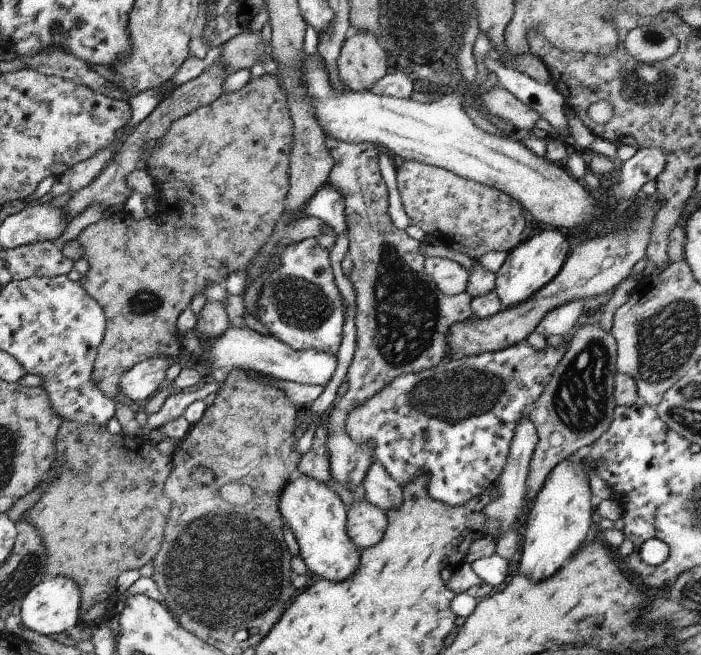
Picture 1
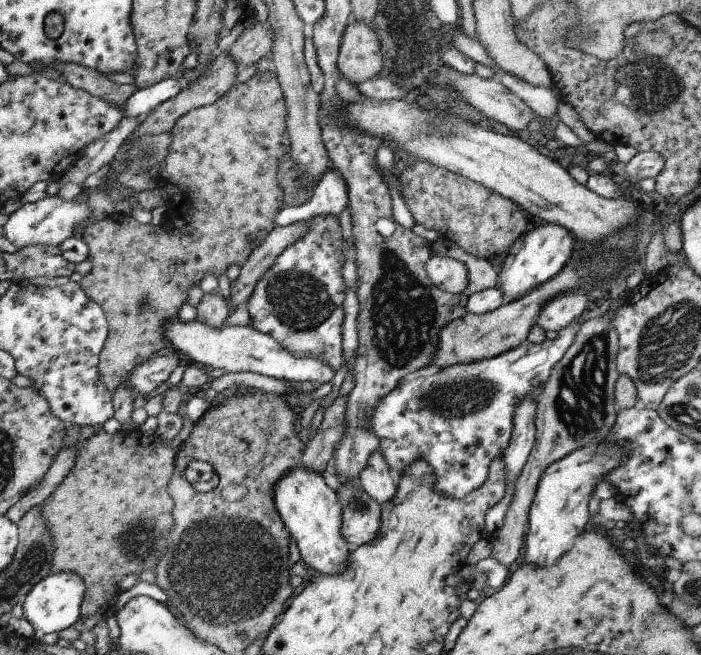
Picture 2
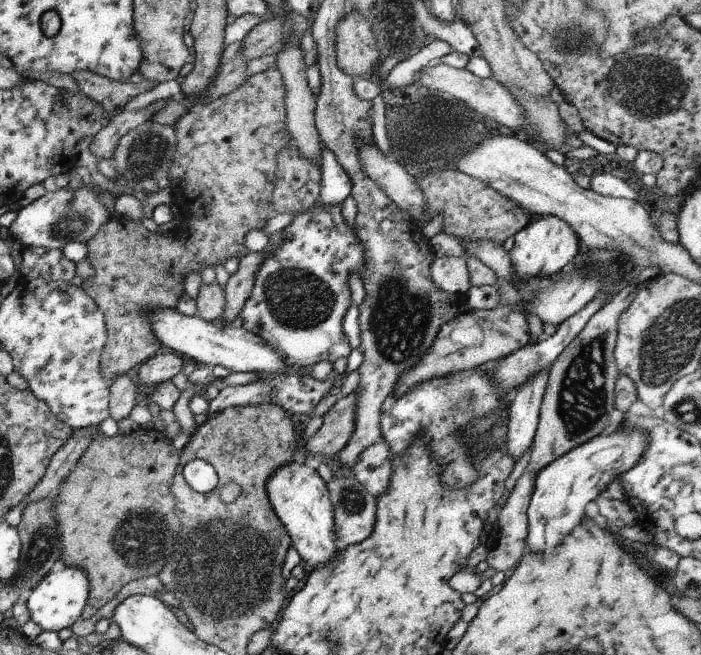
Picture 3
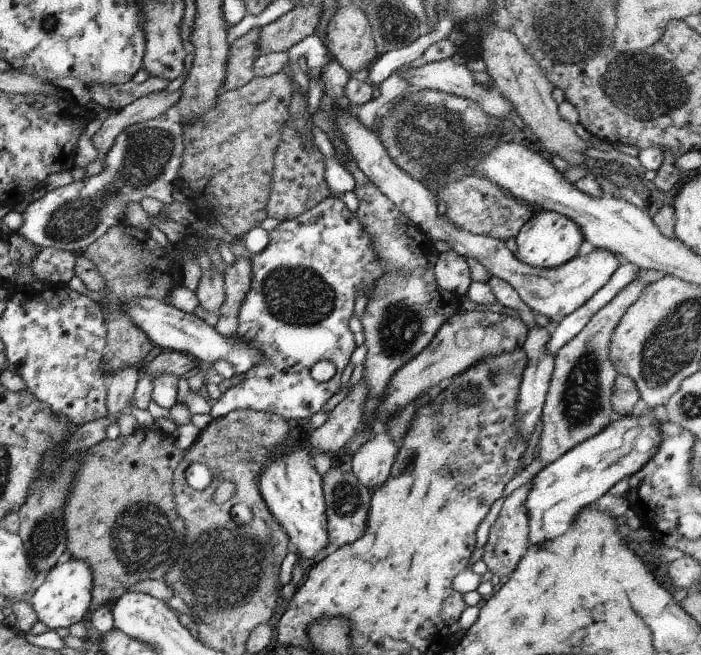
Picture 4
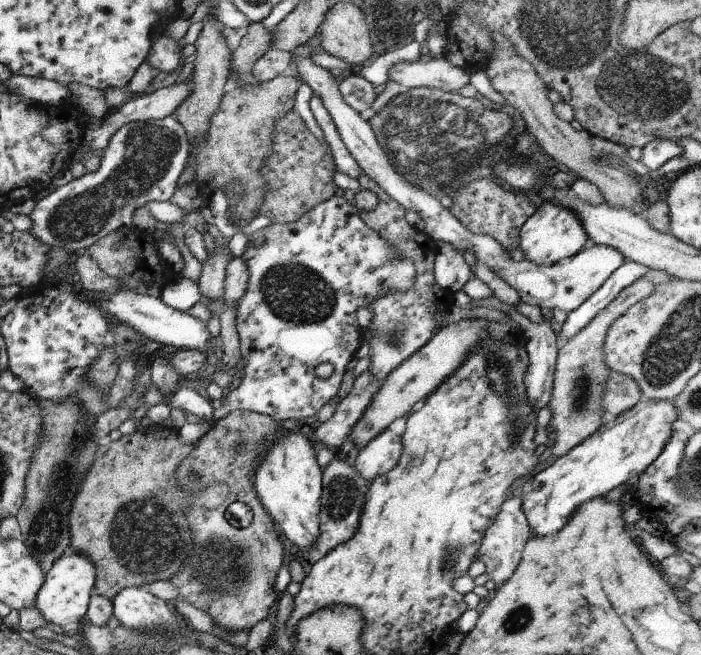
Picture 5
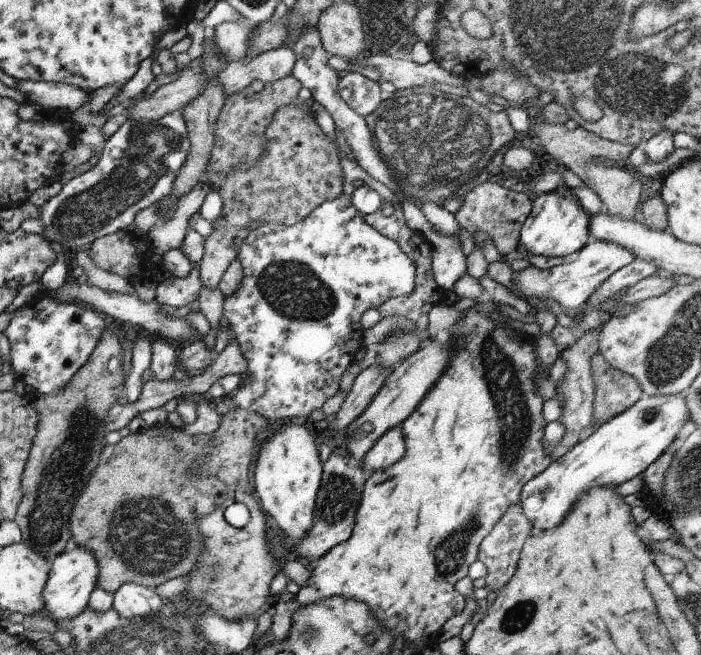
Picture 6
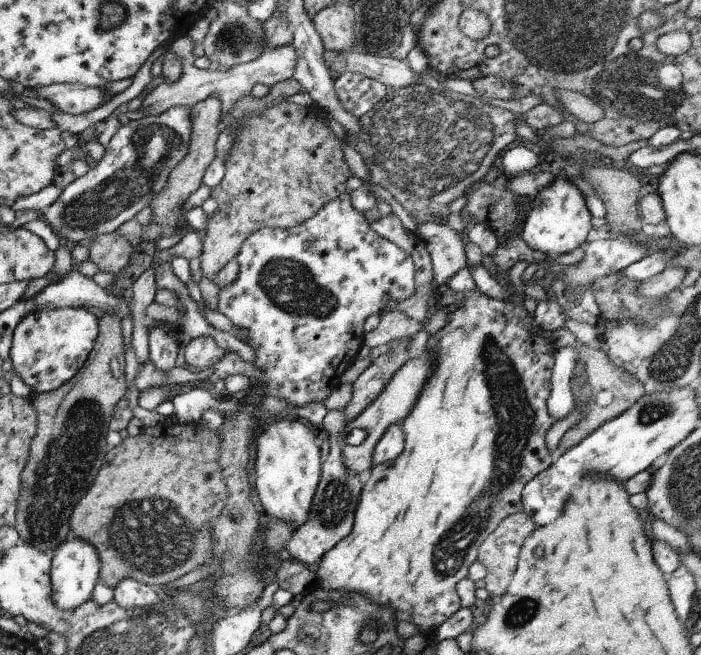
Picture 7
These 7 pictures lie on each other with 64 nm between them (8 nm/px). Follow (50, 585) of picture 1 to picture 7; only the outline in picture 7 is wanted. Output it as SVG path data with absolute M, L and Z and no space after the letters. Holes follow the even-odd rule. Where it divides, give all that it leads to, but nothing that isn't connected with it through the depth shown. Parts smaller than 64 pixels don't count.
M69 535L65 541L52 550L50 557L52 603L60 609L79 608L84 600L91 597L91 589L99 581L98 570L99 559L94 546L91 546L87 541Z

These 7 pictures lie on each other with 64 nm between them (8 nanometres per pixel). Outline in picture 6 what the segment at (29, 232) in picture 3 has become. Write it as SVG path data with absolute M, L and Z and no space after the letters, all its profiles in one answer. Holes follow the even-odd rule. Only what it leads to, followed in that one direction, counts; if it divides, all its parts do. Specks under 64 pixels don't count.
M175 109L165 116L160 116L158 119L127 119L122 125L114 132L105 142L103 142L104 147L101 149L101 156L99 155L98 161L95 166L92 166L89 170L71 178L66 184L61 187L60 193L49 198L42 206L37 208L39 213L39 220L45 227L45 240L55 241L60 244L63 248L69 248L73 250L79 250L81 246L89 247L89 244L93 242L96 238L117 232L125 228L128 224L134 221L134 216L141 209L147 208L149 204L155 204L155 202L161 200L165 195L168 195L171 190L171 185L179 168L182 167L183 161L187 156L190 144L188 141L186 124L184 123L182 117L182 109Z

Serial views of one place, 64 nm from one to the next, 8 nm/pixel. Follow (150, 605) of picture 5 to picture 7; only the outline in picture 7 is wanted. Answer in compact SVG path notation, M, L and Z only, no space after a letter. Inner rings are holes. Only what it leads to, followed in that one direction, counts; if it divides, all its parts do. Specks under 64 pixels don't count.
M134 578L121 579L113 588L112 599L122 608L146 607L158 599L157 589Z

